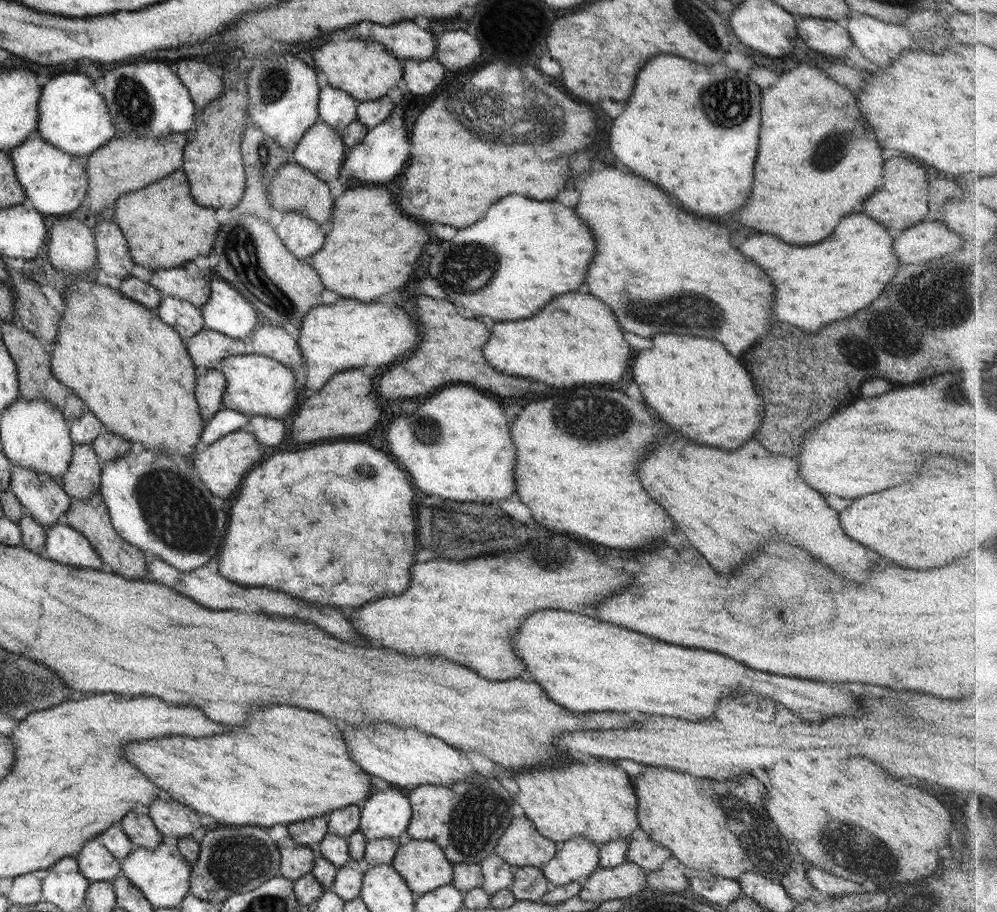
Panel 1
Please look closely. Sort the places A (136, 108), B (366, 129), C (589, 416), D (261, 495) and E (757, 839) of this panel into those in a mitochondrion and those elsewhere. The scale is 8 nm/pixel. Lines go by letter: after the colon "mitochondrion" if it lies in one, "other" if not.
A: mitochondrion
B: other
C: mitochondrion
D: other
E: mitochondrion

